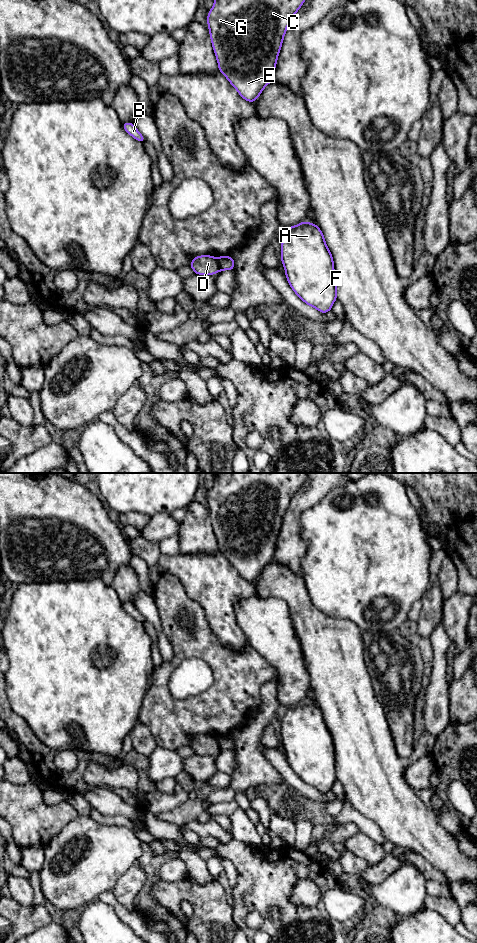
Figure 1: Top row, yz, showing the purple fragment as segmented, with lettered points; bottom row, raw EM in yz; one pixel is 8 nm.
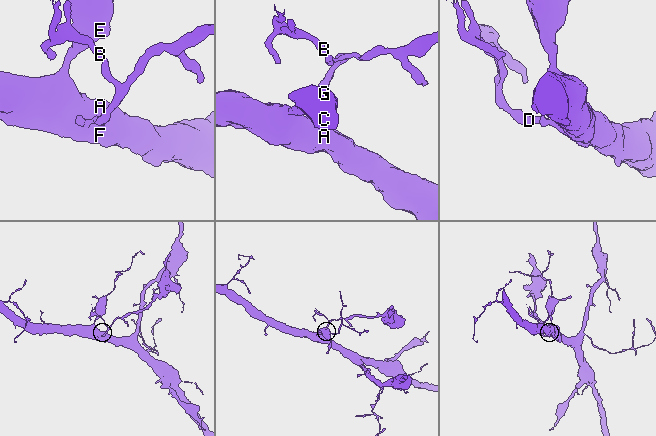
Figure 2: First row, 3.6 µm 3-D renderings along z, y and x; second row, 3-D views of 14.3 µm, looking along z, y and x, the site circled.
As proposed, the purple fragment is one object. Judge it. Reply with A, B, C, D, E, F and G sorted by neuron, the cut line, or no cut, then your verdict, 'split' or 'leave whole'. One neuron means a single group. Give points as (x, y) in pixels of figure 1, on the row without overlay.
A C E F G / B D | yz (216, 738), (220, 750) | split

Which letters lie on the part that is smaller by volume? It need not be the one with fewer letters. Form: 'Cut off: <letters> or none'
Cut off: B, D

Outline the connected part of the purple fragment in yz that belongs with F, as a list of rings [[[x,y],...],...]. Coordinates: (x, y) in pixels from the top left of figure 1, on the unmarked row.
[[[307,701],[286,708],[280,736],[294,773],[323,794],[331,791],[337,780],[337,756],[322,710]]]

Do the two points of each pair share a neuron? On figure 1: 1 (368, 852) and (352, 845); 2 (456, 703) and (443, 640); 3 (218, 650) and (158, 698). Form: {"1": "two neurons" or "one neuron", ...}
{"1": "one neuron", "2": "two neurons", "3": "one neuron"}

